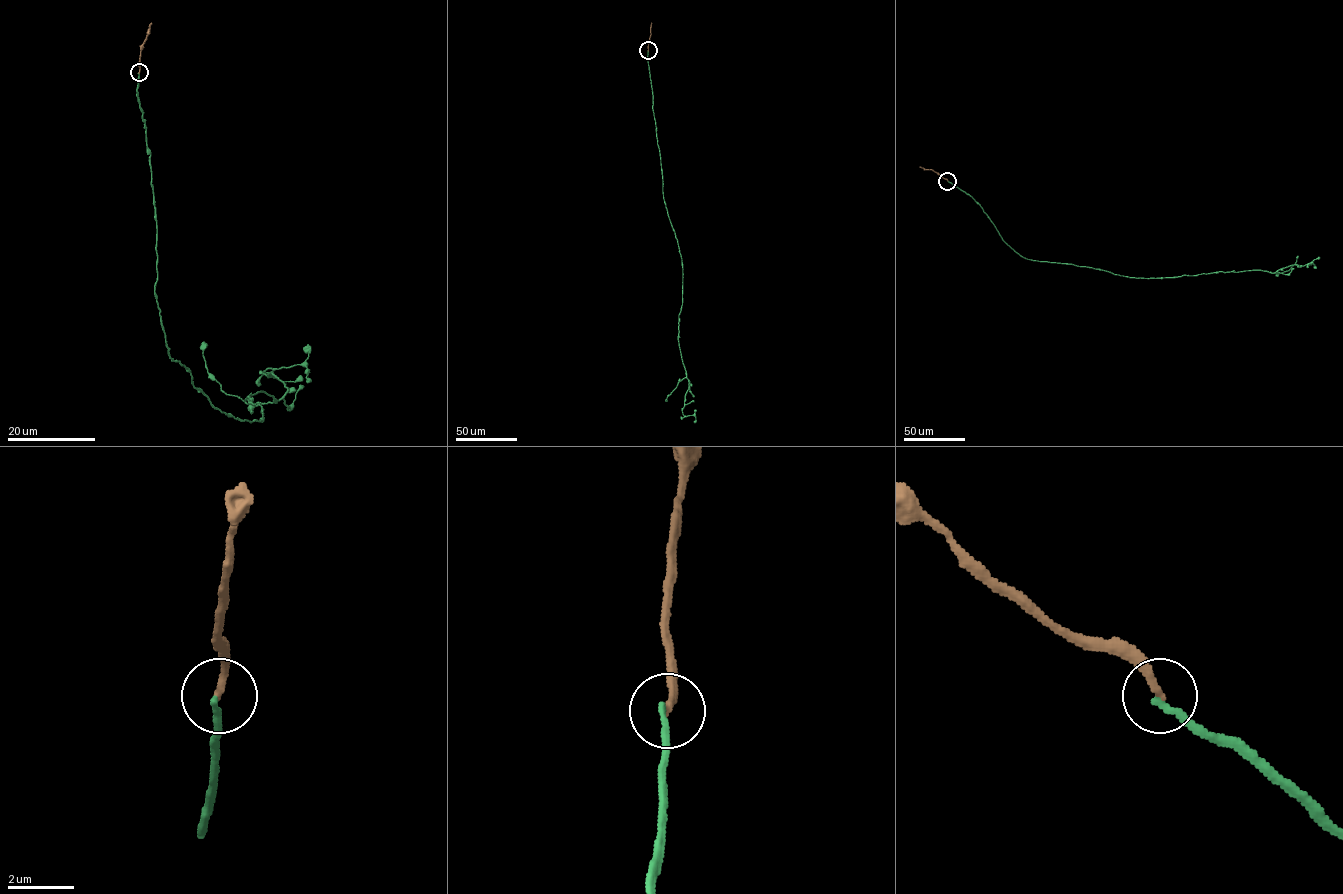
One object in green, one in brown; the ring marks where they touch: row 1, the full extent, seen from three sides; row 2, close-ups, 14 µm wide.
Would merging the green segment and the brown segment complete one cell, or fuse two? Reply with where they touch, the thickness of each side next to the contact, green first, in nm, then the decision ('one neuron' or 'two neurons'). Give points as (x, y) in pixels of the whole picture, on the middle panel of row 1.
place (648, 50); calibres 200 and 240 nm; two neurons

